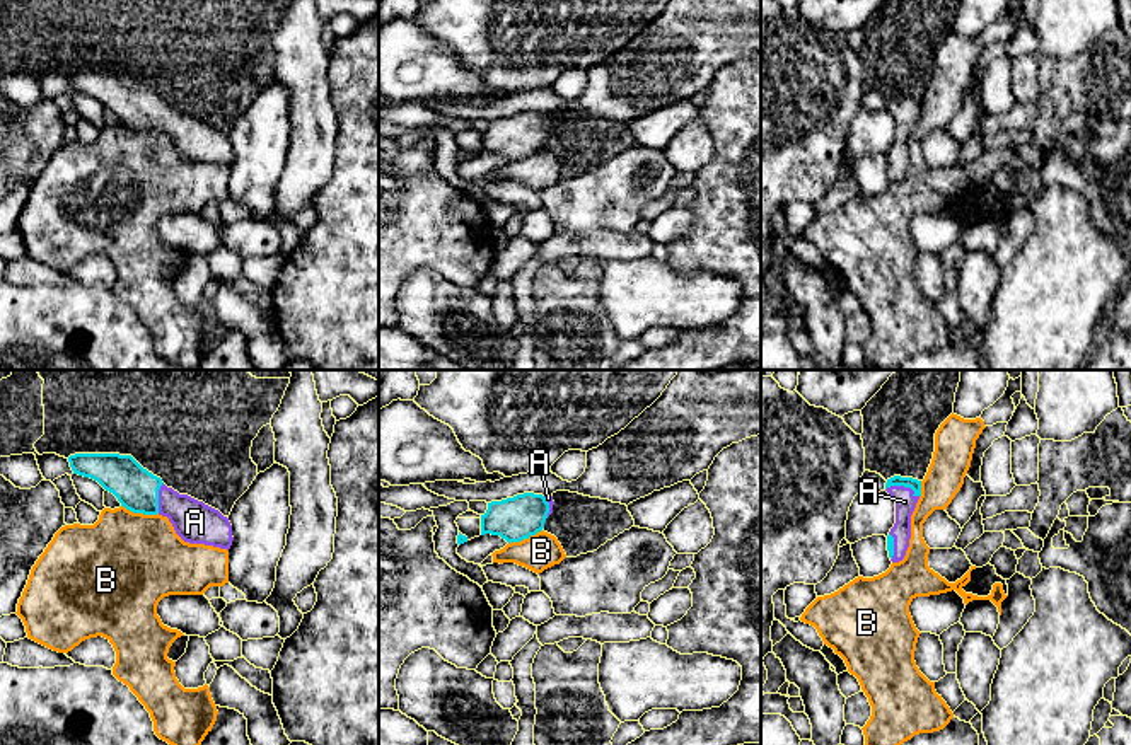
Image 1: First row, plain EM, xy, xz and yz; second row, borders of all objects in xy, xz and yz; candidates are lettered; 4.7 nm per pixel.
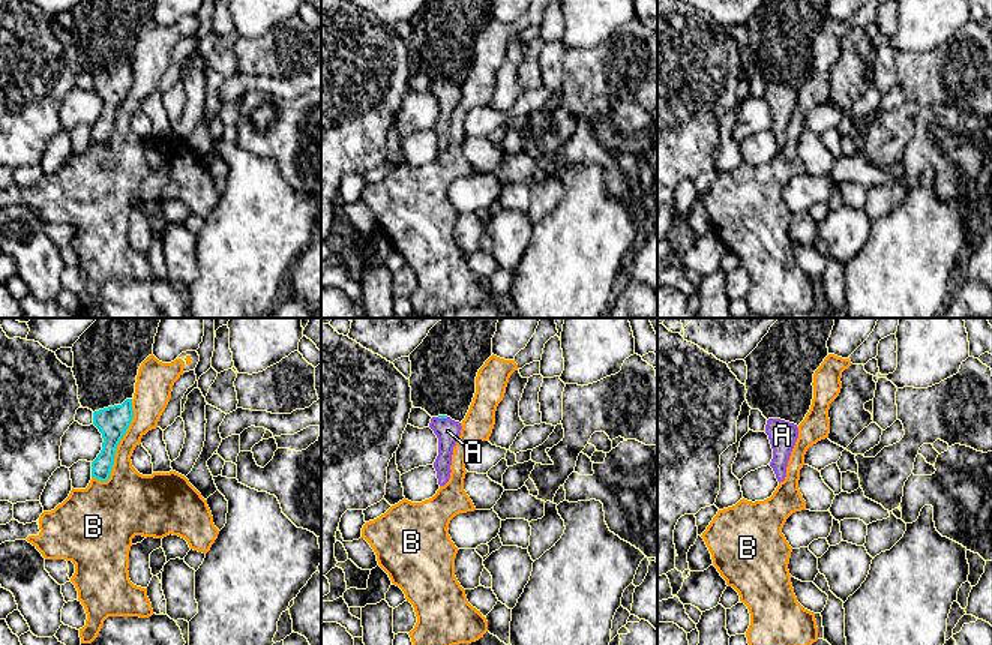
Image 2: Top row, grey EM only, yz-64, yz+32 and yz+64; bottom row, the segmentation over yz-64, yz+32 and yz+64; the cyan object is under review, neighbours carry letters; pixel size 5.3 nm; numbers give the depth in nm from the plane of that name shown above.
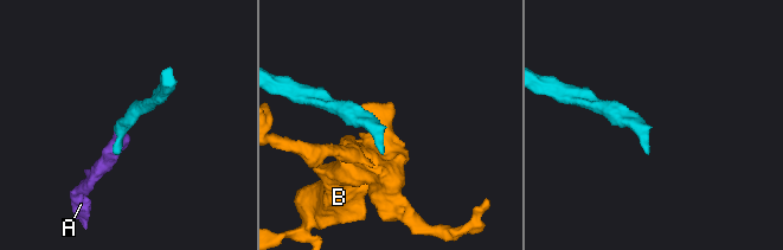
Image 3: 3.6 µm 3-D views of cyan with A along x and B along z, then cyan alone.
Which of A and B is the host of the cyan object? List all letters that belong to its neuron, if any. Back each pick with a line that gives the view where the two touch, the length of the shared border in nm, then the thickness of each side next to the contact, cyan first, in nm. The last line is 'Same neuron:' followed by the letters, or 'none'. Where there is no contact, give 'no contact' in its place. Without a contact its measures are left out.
A: meets cyan in yz; contact 170 nm long; 60 nm thick on the cyan side, 100 nm on the other
Same neuron: A

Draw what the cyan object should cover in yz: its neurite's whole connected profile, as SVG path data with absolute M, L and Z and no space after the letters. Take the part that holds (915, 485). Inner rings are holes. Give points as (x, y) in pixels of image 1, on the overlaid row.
M894 476L887 479L885 491L896 501L896 523L887 535L887 551L892 563L904 559L911 539L911 515L921 496L921 481Z

